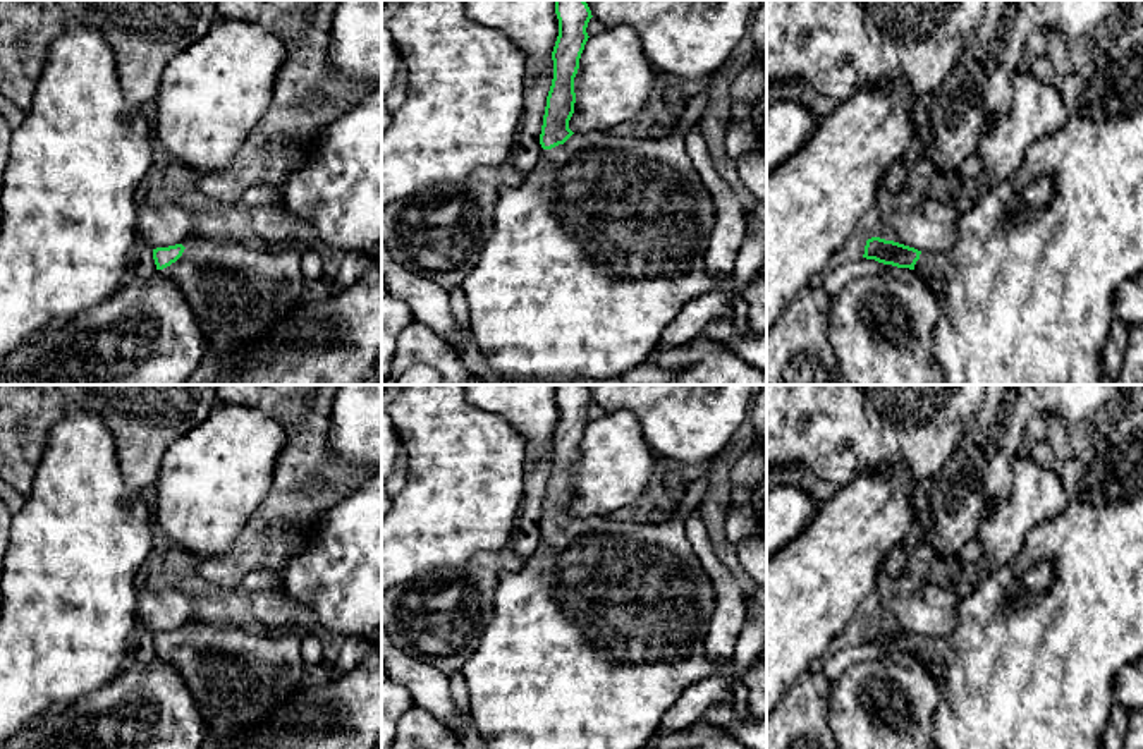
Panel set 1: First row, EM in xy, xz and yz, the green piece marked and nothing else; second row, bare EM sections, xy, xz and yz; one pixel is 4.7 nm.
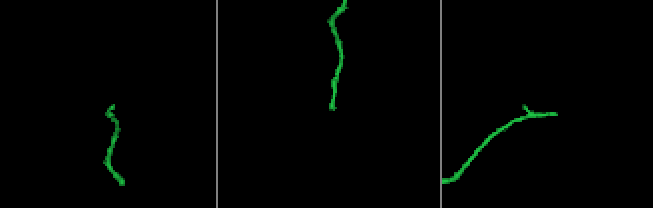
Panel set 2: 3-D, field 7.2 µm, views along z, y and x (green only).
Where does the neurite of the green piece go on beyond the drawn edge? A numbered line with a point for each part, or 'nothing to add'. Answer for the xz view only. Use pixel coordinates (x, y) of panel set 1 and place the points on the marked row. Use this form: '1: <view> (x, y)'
1: xz (593, 256)

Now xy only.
1: xy (238, 294)

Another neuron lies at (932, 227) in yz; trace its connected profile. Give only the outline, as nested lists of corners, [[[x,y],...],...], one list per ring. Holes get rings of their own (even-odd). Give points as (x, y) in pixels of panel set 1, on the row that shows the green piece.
[[[925,199],[921,204],[899,210],[882,206],[870,225],[871,232],[925,253],[952,249],[957,239],[957,220],[964,203]]]

